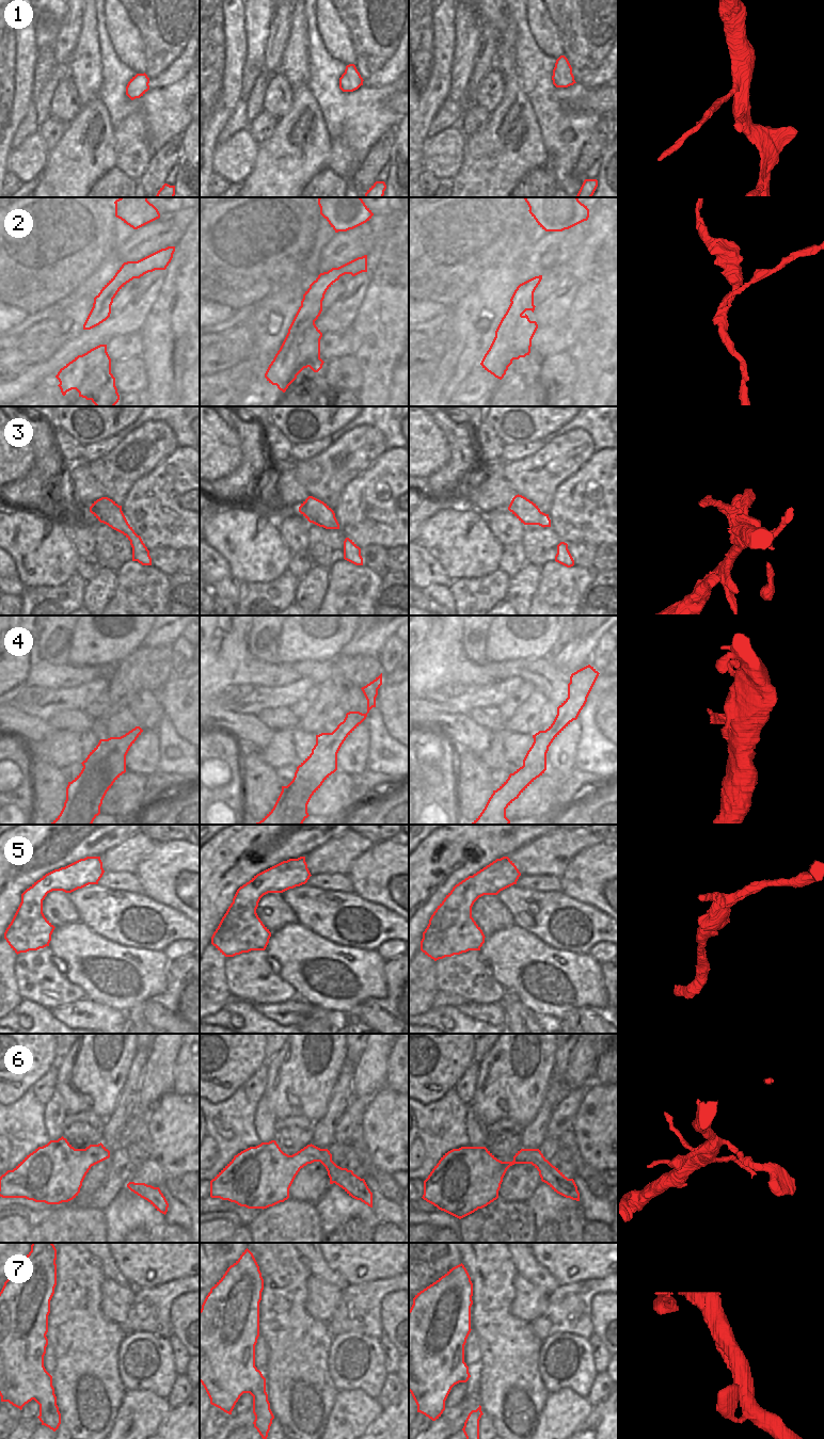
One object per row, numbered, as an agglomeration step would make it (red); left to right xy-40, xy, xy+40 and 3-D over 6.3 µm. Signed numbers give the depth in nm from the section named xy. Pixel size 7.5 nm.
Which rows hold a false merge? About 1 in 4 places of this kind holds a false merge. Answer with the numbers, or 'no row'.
1, 2

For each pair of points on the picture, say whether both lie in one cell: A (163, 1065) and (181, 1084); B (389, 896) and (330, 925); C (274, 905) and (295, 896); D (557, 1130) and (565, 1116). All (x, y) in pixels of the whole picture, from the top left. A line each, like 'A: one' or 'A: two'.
A: two
B: two
C: two
D: one

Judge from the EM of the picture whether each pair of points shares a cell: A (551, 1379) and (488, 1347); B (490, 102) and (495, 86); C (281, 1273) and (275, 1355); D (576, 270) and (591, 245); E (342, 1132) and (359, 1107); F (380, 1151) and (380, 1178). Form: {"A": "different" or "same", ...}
{"A": "different", "B": "same", "C": "same", "D": "same", "E": "same", "F": "different"}

